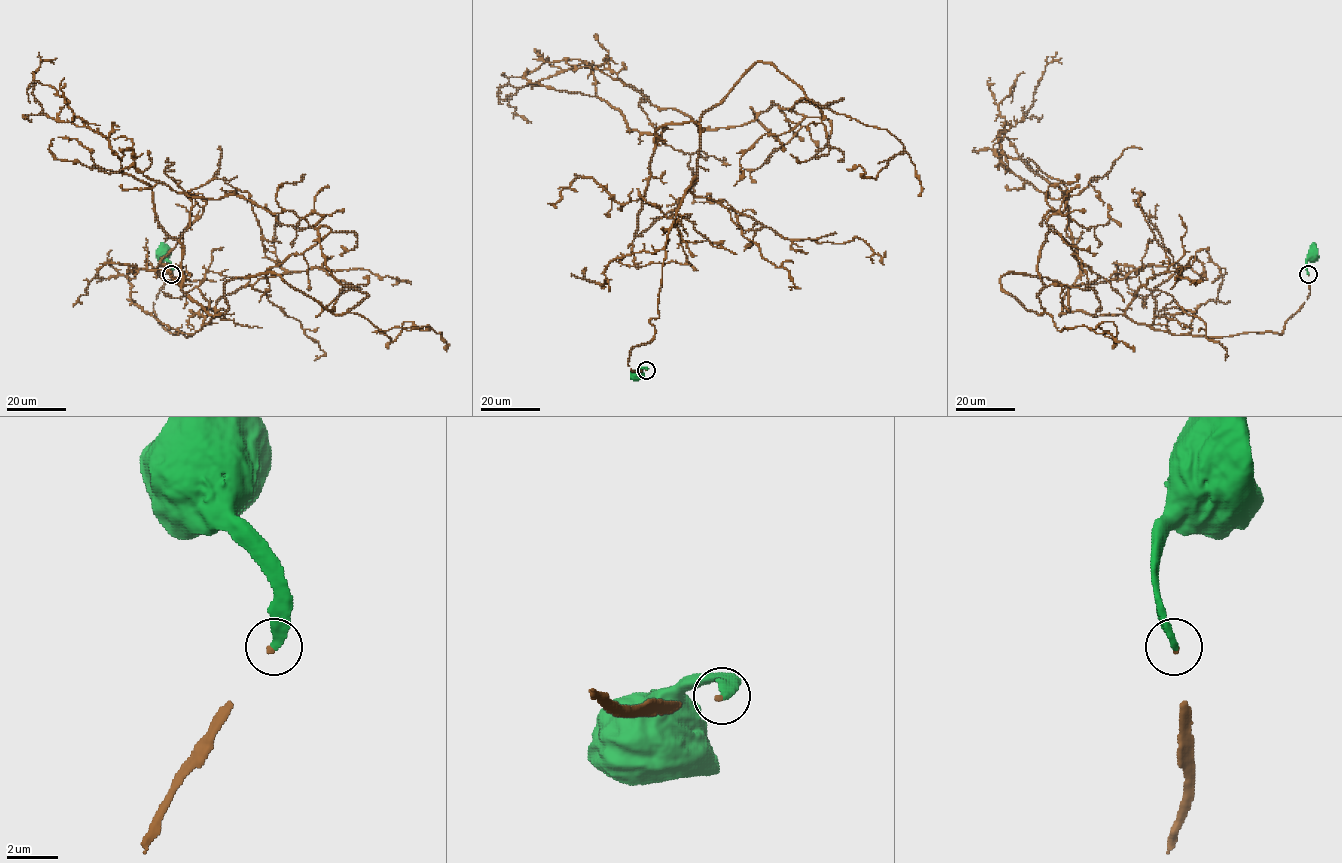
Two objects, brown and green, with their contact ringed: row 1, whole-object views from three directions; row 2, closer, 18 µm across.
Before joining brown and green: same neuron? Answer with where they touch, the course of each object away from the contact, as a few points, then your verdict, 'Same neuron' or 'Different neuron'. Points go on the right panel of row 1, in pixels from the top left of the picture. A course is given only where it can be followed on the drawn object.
Place: (1308, 274). Course of brown: (1308, 274), (1278, 334), (1173, 334), (1007, 273), (1027, 310), (1068, 195), (1004, 173), (998, 136). Course of green: (1308, 274), (1306, 261), (1312, 255). Same neuron

